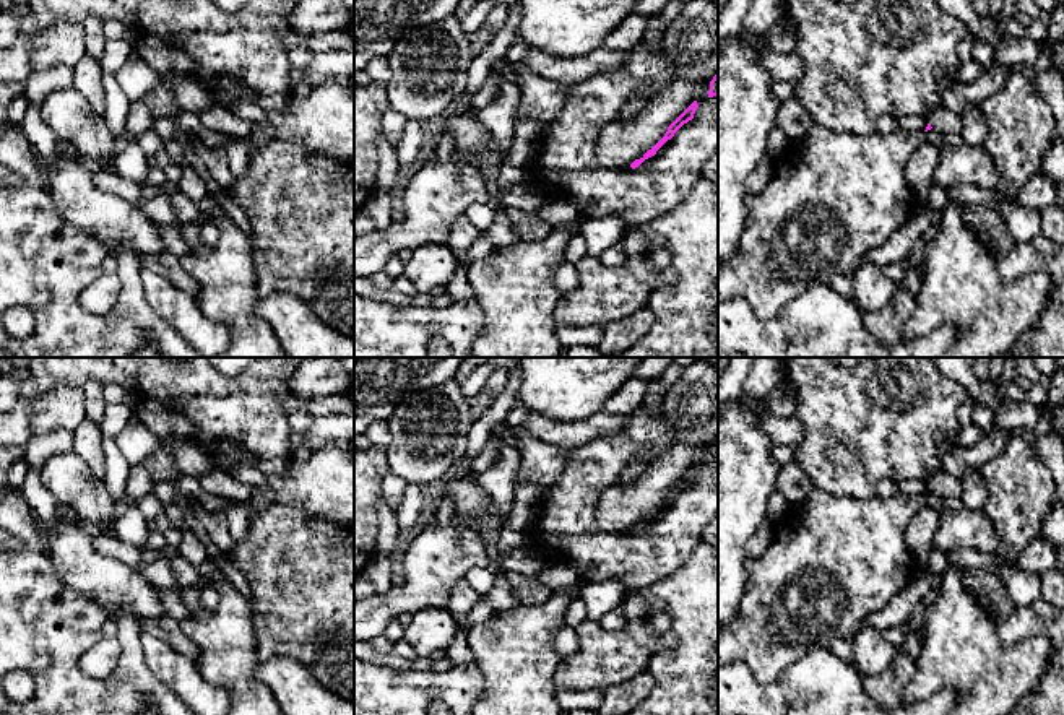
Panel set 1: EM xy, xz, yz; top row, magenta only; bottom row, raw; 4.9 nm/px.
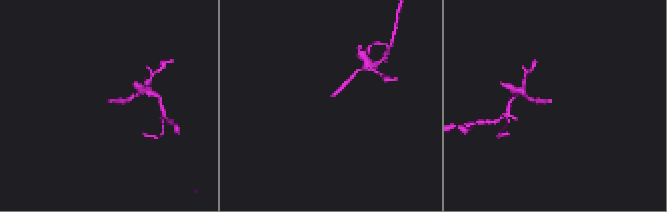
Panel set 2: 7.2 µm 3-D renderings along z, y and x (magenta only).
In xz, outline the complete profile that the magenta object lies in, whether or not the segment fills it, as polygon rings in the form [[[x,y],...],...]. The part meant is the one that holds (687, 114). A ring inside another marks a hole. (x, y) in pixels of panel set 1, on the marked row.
[[[694,101],[669,127],[664,136],[651,148],[648,150],[640,159],[635,159],[630,167],[635,169],[638,167],[645,159],[651,158],[656,154],[656,151],[674,136],[674,133],[689,120],[694,119],[694,114],[697,110],[699,104]]]

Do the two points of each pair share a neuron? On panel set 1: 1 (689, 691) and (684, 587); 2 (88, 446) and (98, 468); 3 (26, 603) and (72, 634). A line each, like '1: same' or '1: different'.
1: same
2: same
3: same

